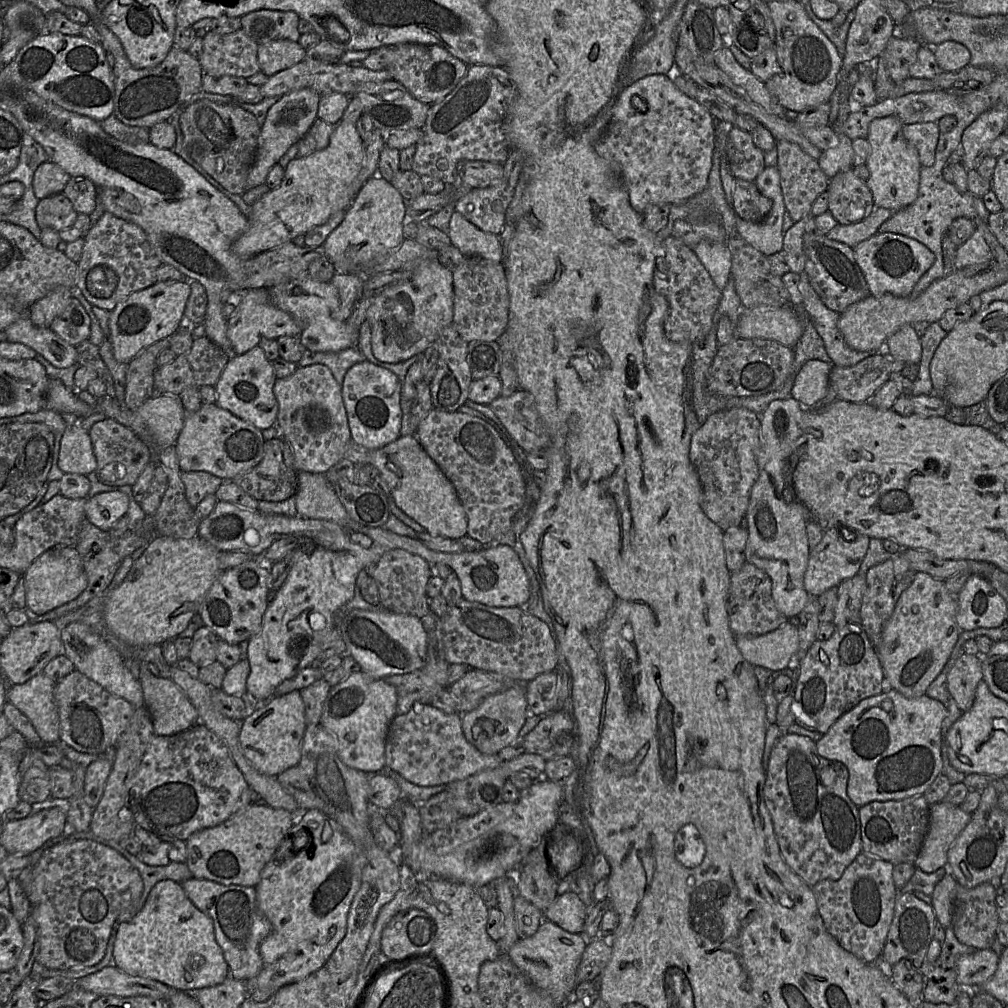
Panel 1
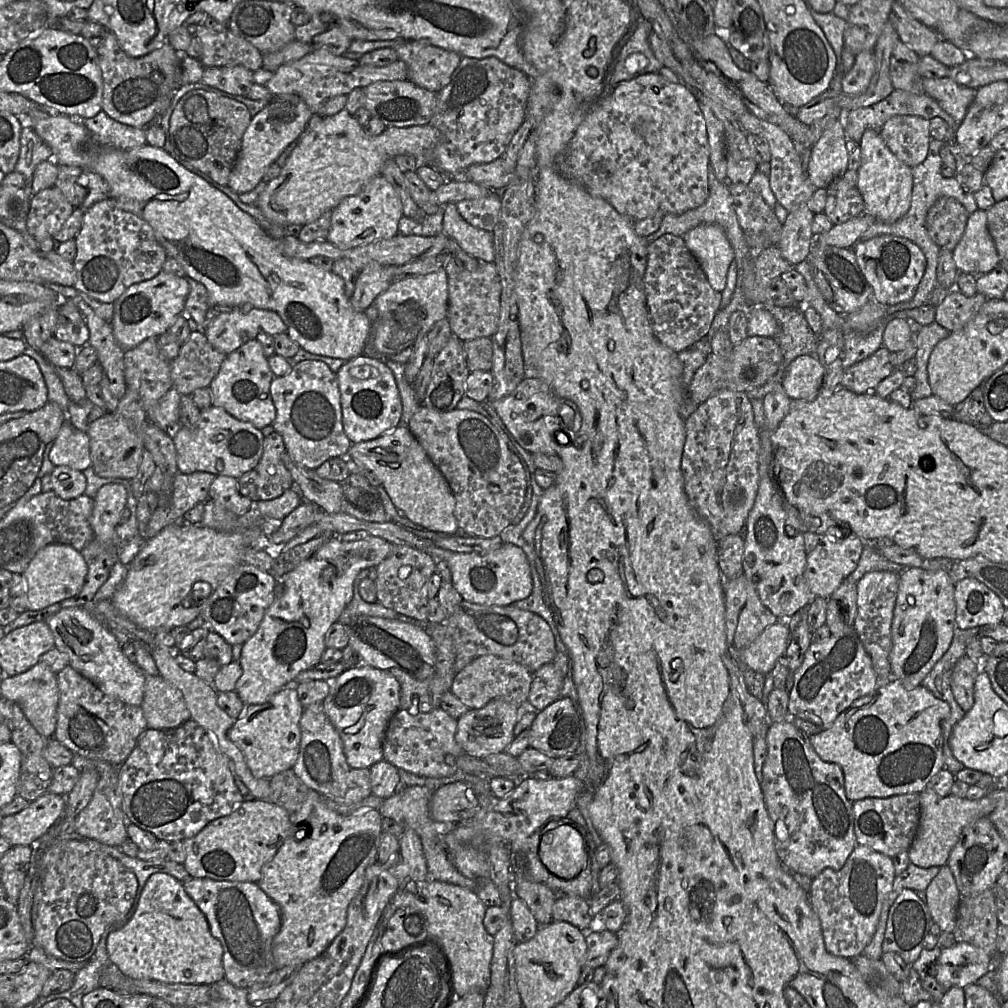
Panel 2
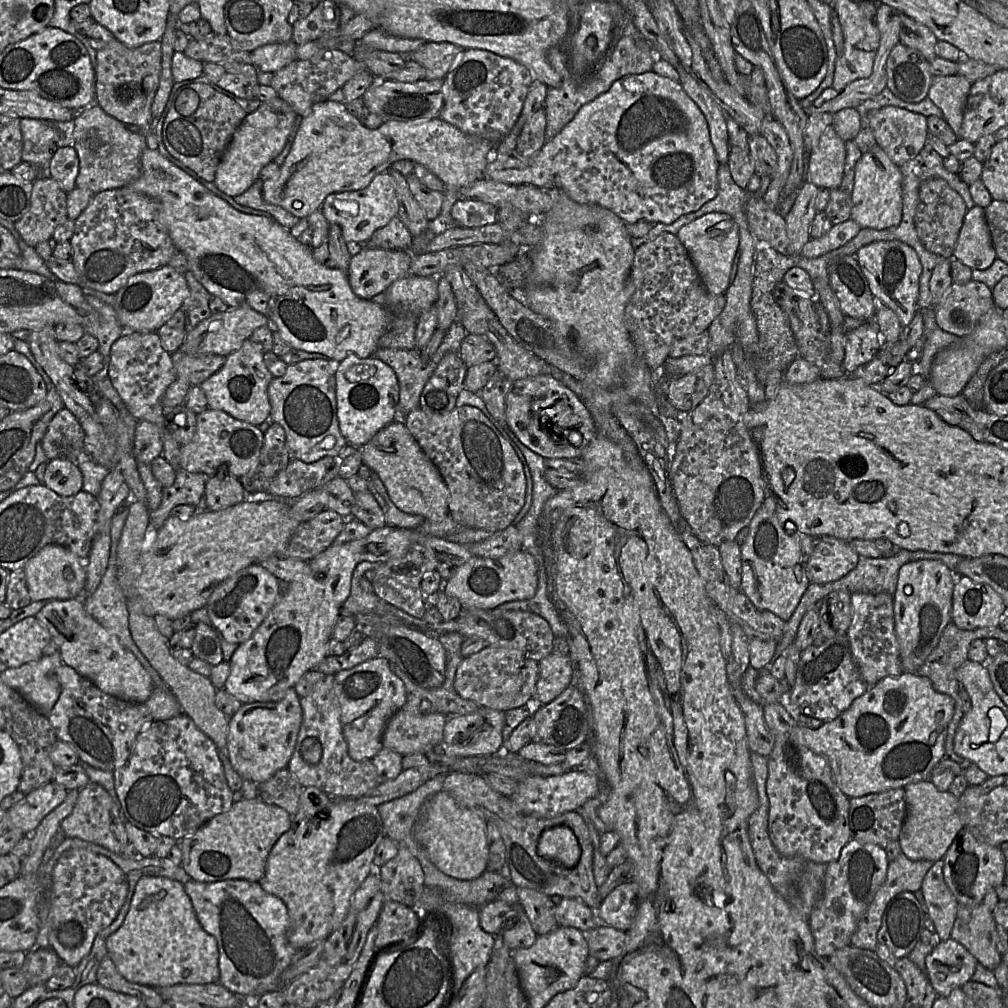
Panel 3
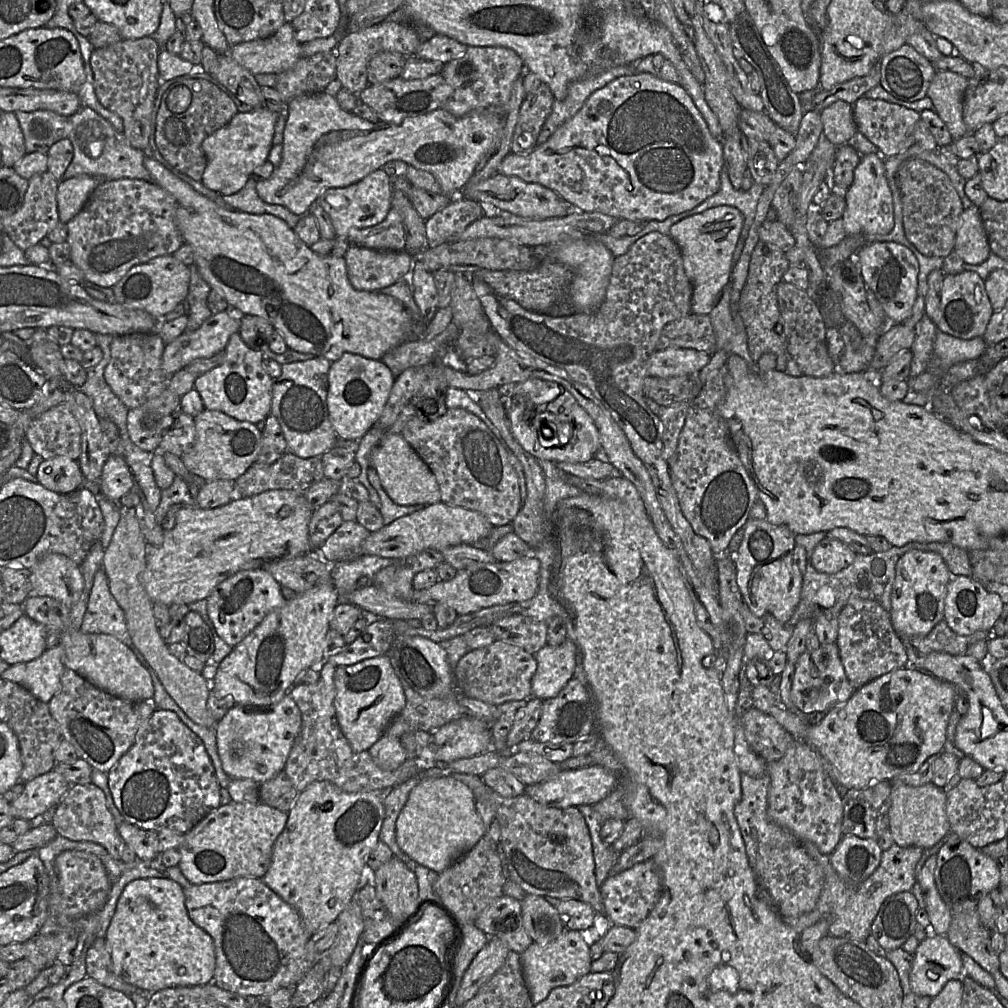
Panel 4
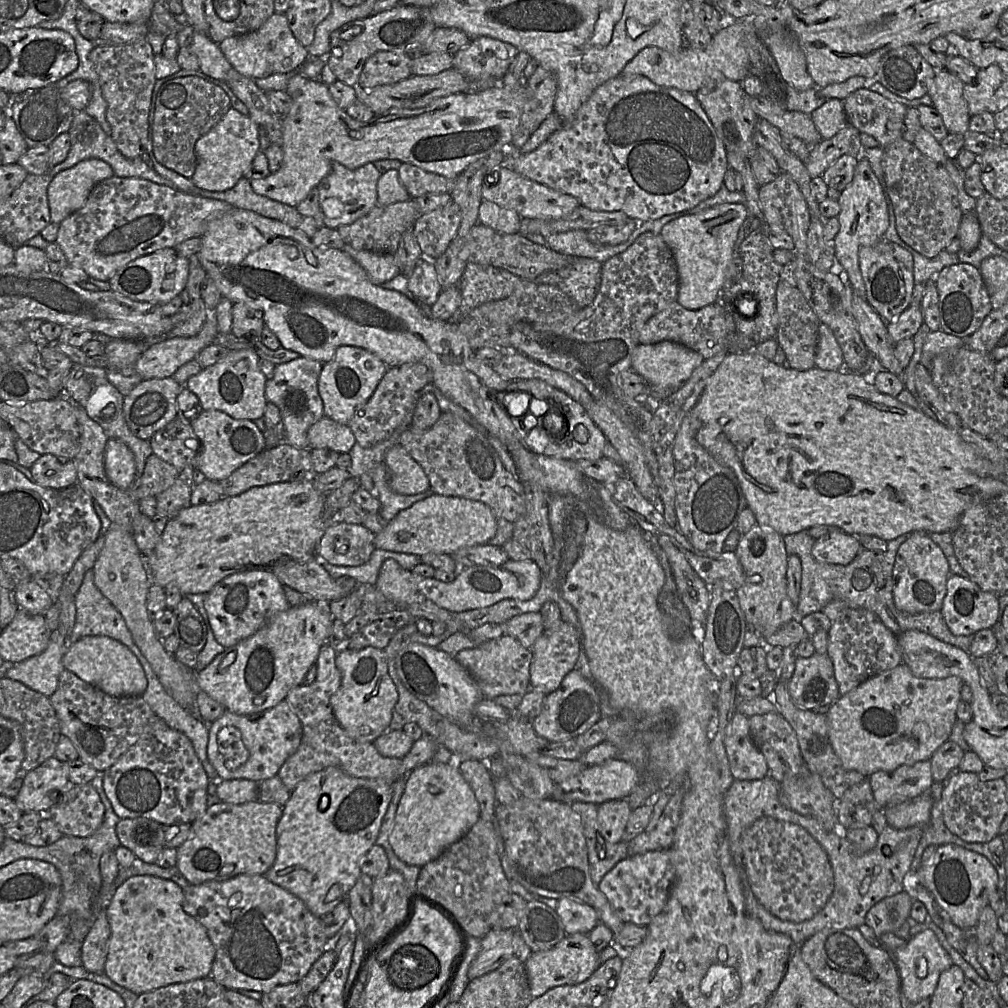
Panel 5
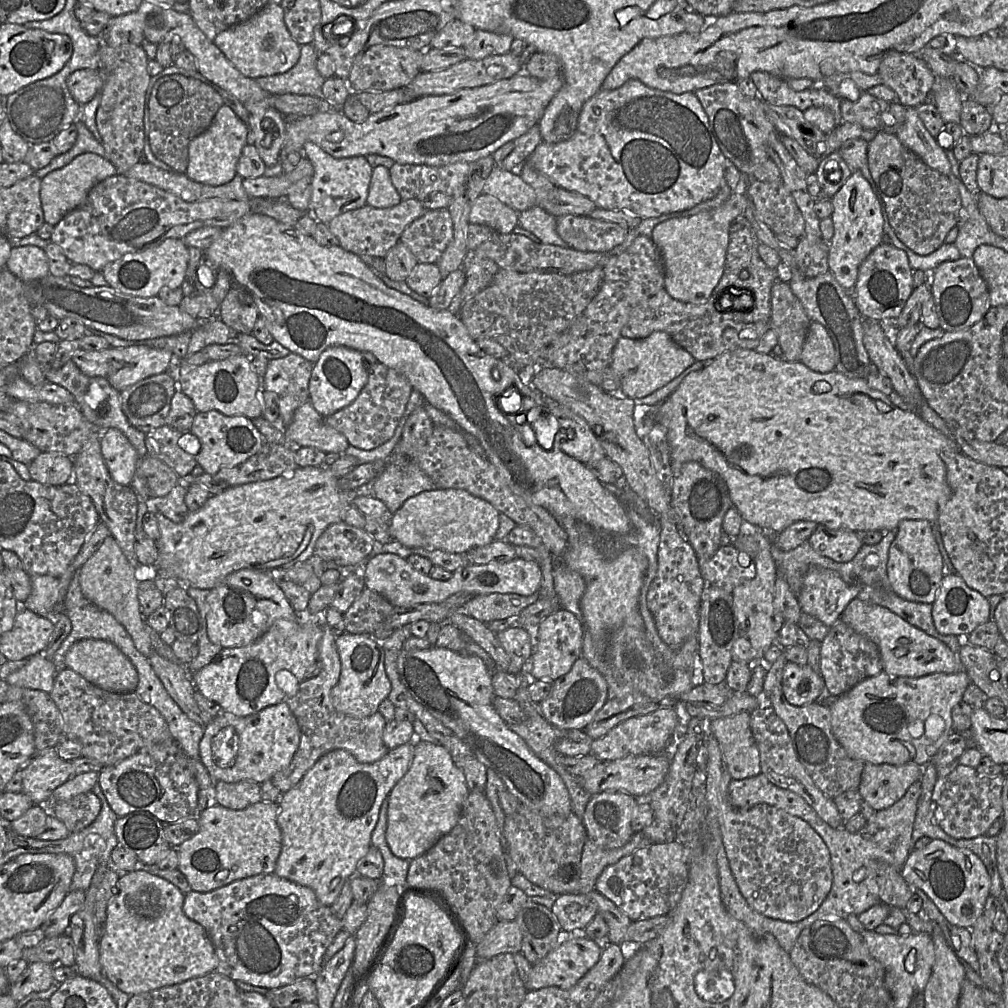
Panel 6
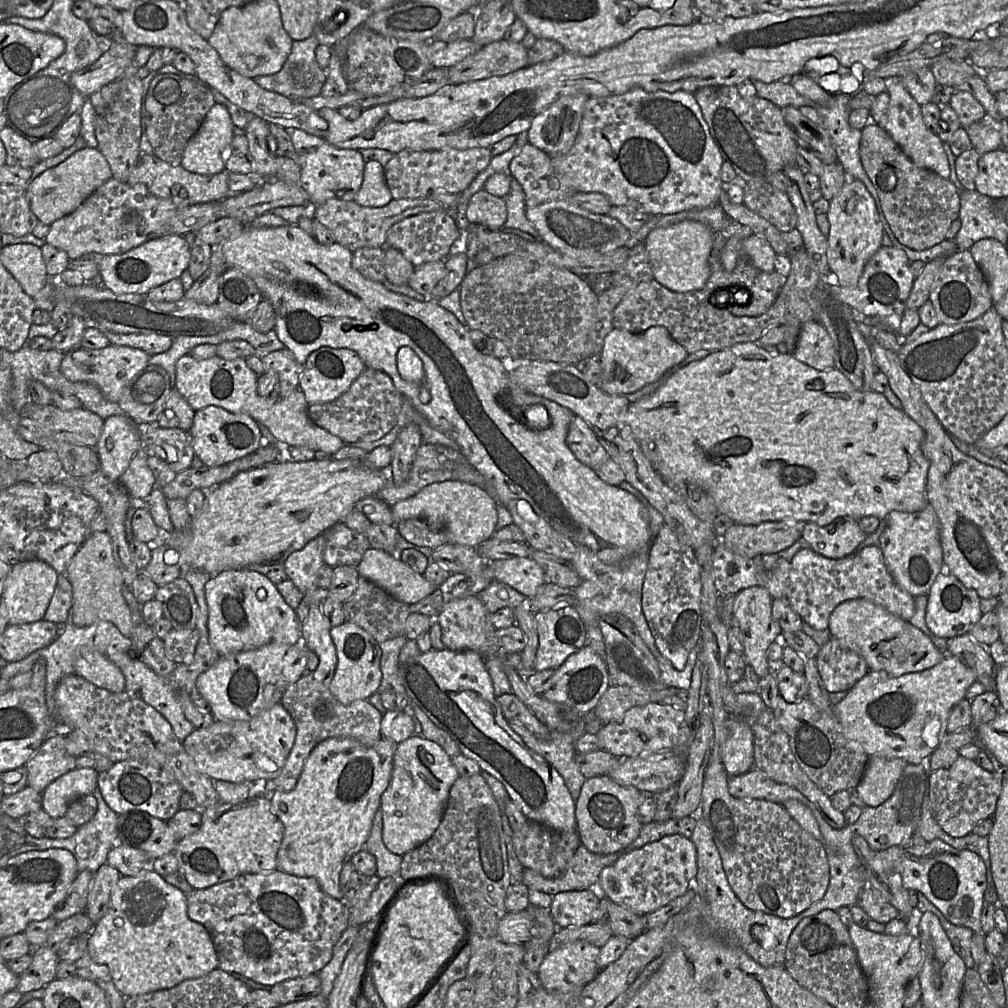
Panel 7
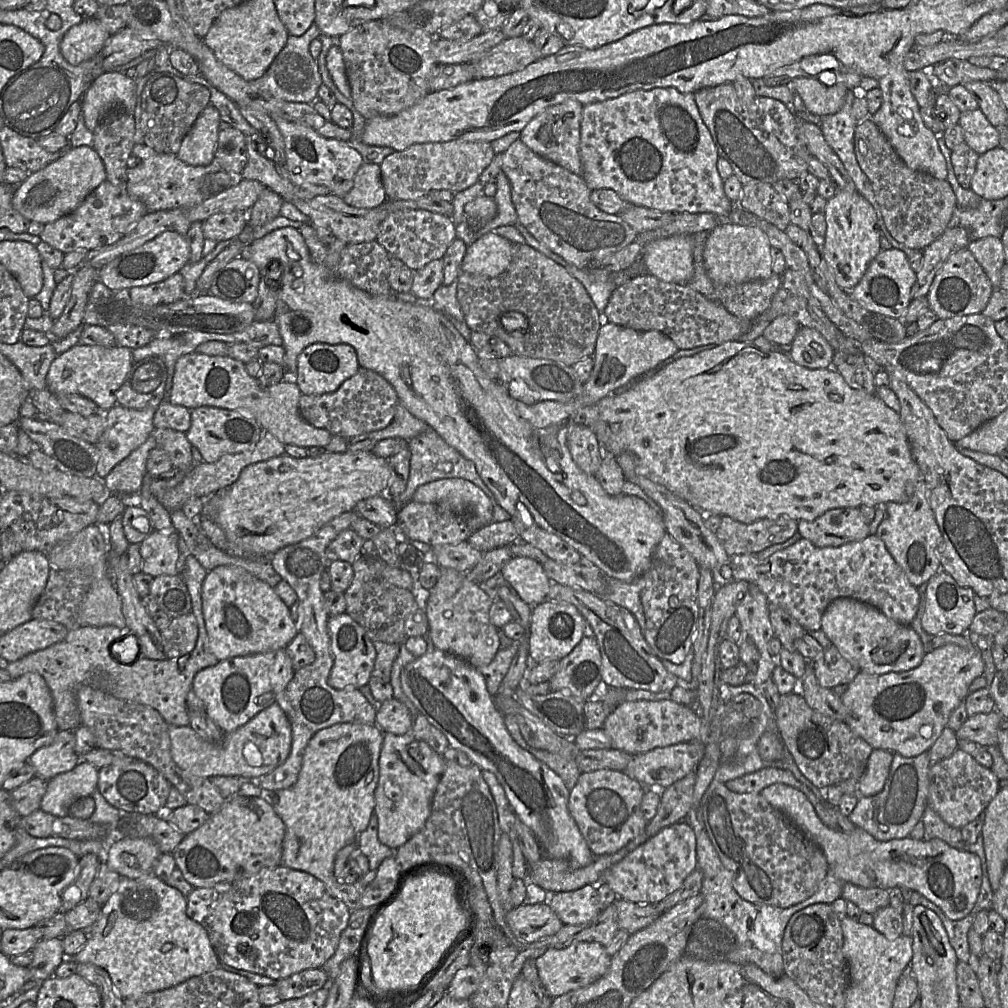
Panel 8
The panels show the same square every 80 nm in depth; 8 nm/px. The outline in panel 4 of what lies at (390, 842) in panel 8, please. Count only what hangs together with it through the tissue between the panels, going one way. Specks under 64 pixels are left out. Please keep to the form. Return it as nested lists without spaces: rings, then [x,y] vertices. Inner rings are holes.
[[[452,775],[421,779],[411,790],[396,821],[396,841],[400,849],[437,873],[472,849],[484,834],[473,793]]]

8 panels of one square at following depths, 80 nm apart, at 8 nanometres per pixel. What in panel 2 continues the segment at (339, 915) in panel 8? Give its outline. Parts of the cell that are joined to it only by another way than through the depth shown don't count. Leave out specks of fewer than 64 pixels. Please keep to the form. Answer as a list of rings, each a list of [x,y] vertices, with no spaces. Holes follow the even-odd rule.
[[[192,877],[183,885],[206,916],[212,935],[223,947],[225,980],[236,987],[249,989],[263,983],[277,970],[272,941],[281,928],[280,908],[257,883]]]

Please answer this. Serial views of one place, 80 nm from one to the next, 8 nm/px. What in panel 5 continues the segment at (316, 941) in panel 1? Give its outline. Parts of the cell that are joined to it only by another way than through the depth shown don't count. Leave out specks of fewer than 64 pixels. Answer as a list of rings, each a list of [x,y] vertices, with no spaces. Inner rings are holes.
[[[328,767],[312,773],[291,792],[283,806],[276,827],[277,853],[272,867],[264,876],[300,898],[309,911],[322,918],[340,902],[347,900],[349,891],[361,876],[361,862],[376,843],[383,817],[392,796],[392,787],[381,779],[356,778],[337,767]]]

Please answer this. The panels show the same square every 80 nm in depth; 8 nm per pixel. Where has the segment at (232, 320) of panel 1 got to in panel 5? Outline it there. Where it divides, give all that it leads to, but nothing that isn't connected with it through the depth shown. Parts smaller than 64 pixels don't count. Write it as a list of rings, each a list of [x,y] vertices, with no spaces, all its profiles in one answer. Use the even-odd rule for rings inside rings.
[[[208,311],[208,317],[197,335],[174,337],[152,344],[139,357],[135,369],[142,380],[172,377],[181,366],[196,359],[204,348],[214,344],[218,334],[214,311]]]

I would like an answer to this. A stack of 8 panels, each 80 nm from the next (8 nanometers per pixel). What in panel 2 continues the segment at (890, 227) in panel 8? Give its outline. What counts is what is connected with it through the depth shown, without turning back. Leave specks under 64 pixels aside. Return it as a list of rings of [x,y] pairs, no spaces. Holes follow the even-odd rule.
[[[944,196],[929,208],[926,229],[940,248],[953,251],[964,234],[969,215],[958,200]]]

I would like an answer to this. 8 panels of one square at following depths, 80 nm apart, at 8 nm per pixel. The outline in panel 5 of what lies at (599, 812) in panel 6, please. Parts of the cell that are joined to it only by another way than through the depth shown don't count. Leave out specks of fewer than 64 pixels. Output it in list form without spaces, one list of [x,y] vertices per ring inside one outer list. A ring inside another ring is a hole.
[[[626,799],[609,800],[598,805],[597,830],[605,841],[622,841],[631,812]]]

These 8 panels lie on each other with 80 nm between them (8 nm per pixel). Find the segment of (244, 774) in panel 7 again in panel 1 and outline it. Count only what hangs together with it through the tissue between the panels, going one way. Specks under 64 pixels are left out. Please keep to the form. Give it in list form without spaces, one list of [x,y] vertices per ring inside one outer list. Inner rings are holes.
[[[295,690],[282,696],[272,697],[270,700],[267,700],[266,702],[252,702],[252,700],[249,698],[249,703],[251,703],[250,714],[240,722],[239,743],[244,756],[247,758],[250,764],[259,773],[267,776],[278,776],[280,773],[284,772],[285,770],[298,766],[299,761],[301,759],[302,742],[303,742],[304,732],[306,729],[305,705],[300,695],[300,691]]]

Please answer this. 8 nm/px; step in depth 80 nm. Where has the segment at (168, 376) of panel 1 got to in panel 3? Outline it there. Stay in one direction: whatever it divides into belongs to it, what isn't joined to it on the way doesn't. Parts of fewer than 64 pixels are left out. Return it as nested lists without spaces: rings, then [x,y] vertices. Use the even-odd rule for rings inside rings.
[[[180,350],[171,356],[176,371],[176,379],[184,381],[191,387],[200,387],[204,381],[217,373],[226,362],[226,357],[222,355],[187,354]]]

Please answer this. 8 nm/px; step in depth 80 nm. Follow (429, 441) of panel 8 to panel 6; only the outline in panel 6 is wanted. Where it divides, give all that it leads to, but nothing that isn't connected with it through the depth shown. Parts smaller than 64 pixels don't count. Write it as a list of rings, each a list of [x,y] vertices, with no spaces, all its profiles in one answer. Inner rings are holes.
[[[414,461],[405,466],[387,463],[372,484],[374,497],[381,500],[392,514],[409,498],[436,489],[434,482]]]

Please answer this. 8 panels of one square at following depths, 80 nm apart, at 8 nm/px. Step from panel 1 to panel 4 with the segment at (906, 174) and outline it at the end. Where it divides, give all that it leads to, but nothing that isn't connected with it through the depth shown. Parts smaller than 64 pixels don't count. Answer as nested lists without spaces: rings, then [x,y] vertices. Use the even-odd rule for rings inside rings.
[[[878,153],[861,155],[854,171],[854,181],[845,195],[846,208],[842,216],[847,236],[862,234],[878,236],[887,234],[894,227],[893,197],[885,175],[884,159]]]

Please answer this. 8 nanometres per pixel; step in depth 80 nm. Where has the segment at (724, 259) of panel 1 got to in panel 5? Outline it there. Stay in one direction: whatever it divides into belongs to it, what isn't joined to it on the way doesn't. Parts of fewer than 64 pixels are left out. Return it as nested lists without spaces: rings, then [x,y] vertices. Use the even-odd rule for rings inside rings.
[[[725,203],[681,216],[663,226],[659,235],[674,256],[679,277],[677,301],[684,308],[698,310],[717,301],[738,232],[747,217],[748,210],[744,204]]]

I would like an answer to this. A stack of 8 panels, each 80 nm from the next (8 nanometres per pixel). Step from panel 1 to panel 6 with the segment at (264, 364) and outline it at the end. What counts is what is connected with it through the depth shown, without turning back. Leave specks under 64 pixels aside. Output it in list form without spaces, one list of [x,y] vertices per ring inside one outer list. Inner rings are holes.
[[[246,354],[220,361],[208,361],[200,366],[182,363],[179,366],[179,389],[194,403],[197,412],[216,410],[226,416],[263,417],[264,402],[261,394],[261,377],[251,367]]]

